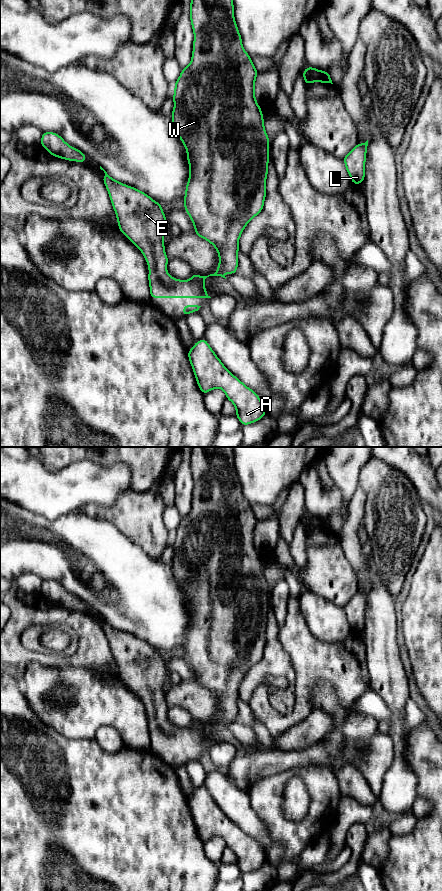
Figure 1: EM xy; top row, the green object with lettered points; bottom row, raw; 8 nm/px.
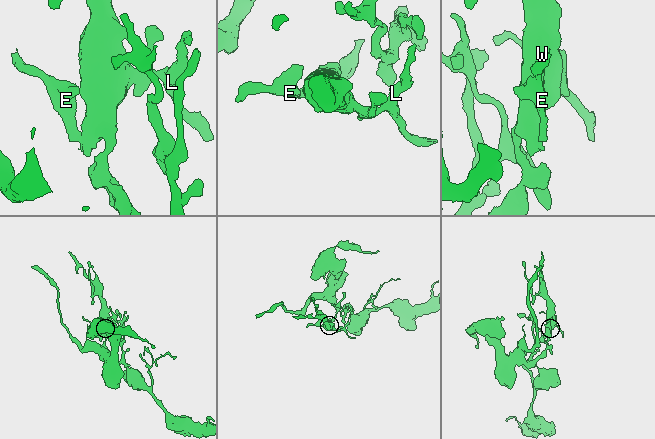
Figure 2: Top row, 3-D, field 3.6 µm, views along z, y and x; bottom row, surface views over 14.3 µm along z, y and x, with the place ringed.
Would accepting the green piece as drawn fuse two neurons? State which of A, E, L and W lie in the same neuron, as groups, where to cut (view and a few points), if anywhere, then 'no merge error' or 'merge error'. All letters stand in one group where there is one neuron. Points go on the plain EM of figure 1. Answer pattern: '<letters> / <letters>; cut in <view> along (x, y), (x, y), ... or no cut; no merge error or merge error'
A E L W; no cut; no merge error

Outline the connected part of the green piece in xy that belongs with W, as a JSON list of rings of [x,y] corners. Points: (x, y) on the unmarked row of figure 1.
[[[192,447],[191,448],[191,451],[190,451],[190,467],[191,467],[191,472],[192,472],[192,477],[193,477],[193,480],[194,480],[194,490],[193,490],[193,500],[192,500],[192,507],[191,507],[191,510],[190,512],[182,517],[181,519],[181,522],[178,526],[178,528],[176,529],[176,531],[174,532],[175,534],[175,538],[174,538],[174,544],[173,544],[173,549],[174,549],[174,557],[172,559],[172,571],[173,571],[173,574],[174,574],[174,577],[177,581],[177,583],[179,584],[180,588],[183,590],[184,594],[185,594],[185,597],[187,599],[187,608],[189,610],[189,628],[187,629],[187,634],[186,634],[186,638],[185,638],[185,645],[184,645],[184,648],[183,648],[183,651],[185,653],[185,658],[186,660],[188,661],[194,675],[195,675],[195,682],[197,682],[199,685],[207,688],[208,690],[210,690],[217,698],[217,701],[219,703],[219,713],[217,715],[217,719],[214,721],[214,722],[210,722],[208,724],[199,724],[197,723],[196,721],[193,721],[193,725],[189,728],[178,728],[178,727],[175,727],[173,725],[171,725],[168,721],[167,721],[167,711],[168,711],[168,706],[166,704],[166,701],[165,701],[165,695],[164,695],[164,681],[165,681],[165,678],[166,678],[166,665],[165,665],[165,662],[161,656],[161,652],[160,651],[157,651],[156,649],[154,649],[150,644],[146,643],[144,640],[142,639],[139,639],[137,637],[135,637],[134,635],[131,635],[131,634],[128,634],[128,633],[125,633],[125,632],[122,632],[121,630],[119,629],[116,629],[114,627],[112,627],[108,622],[107,620],[100,614],[100,617],[104,619],[105,623],[103,625],[103,630],[107,636],[107,639],[109,641],[109,644],[110,644],[110,647],[111,647],[111,650],[112,650],[112,654],[113,654],[113,657],[116,661],[116,665],[117,665],[117,669],[118,669],[118,675],[120,677],[120,679],[135,693],[139,696],[139,698],[142,700],[142,702],[144,703],[146,709],[147,709],[147,712],[148,712],[148,716],[149,716],[149,723],[148,723],[148,727],[149,727],[149,734],[150,734],[150,744],[151,746],[211,746],[207,741],[206,741],[206,736],[205,736],[205,732],[203,731],[203,729],[209,725],[209,724],[221,724],[223,726],[226,727],[225,725],[225,722],[226,721],[229,721],[229,722],[233,722],[233,721],[237,721],[237,714],[238,714],[238,706],[237,706],[237,701],[239,700],[239,692],[238,692],[238,689],[239,689],[239,686],[245,676],[245,674],[256,664],[258,663],[262,657],[263,657],[263,654],[264,654],[264,648],[265,648],[265,645],[266,645],[266,626],[267,626],[267,621],[268,621],[268,610],[269,610],[269,585],[265,579],[265,576],[264,576],[264,568],[263,568],[263,562],[262,562],[262,559],[261,559],[261,556],[259,555],[256,547],[255,547],[255,527],[258,523],[258,519],[256,518],[256,516],[254,515],[253,513],[253,510],[251,508],[251,505],[248,503],[248,501],[243,497],[243,494],[242,494],[242,488],[241,488],[241,483],[238,479],[238,476],[237,476],[237,473],[236,473],[236,470],[235,470],[235,467],[234,467],[234,454],[233,454],[233,447]]]

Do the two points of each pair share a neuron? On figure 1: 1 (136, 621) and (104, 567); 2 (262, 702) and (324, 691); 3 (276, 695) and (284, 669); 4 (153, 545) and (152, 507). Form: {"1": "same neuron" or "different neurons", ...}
{"1": "same neuron", "2": "different neurons", "3": "same neuron", "4": "same neuron"}

